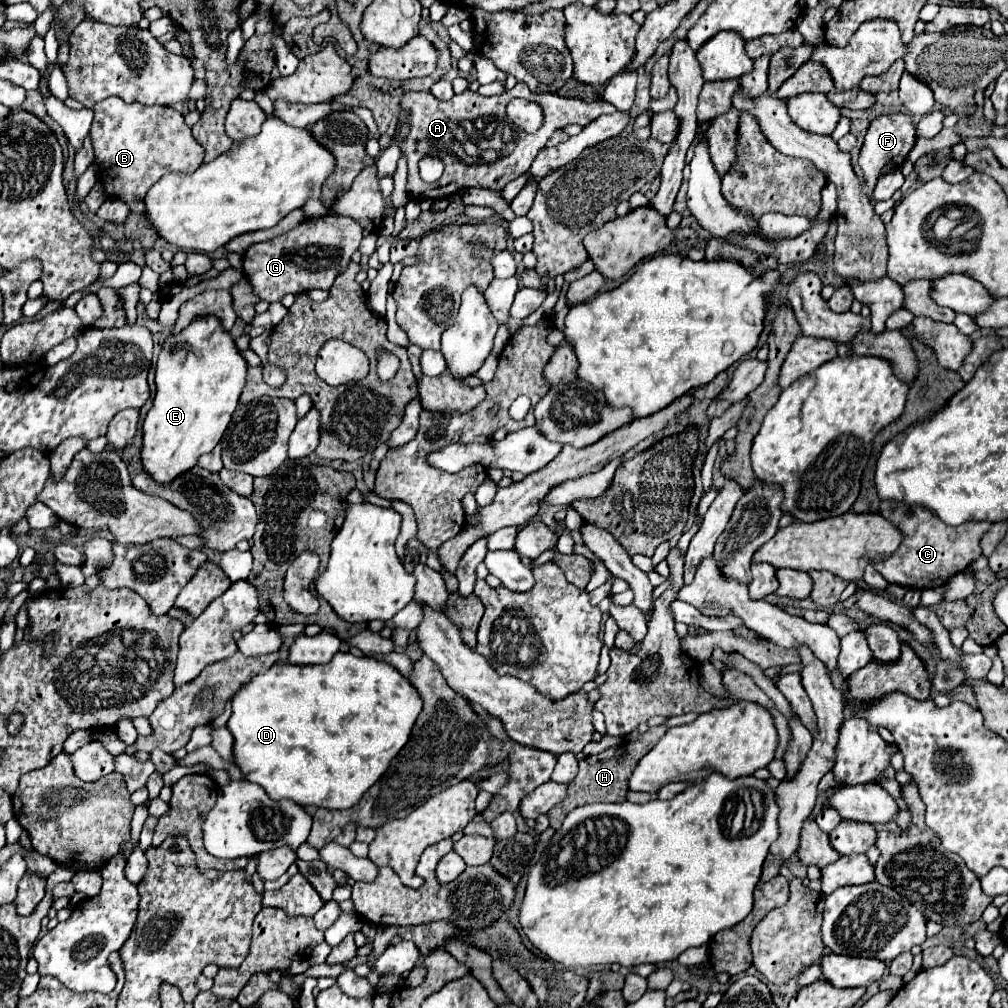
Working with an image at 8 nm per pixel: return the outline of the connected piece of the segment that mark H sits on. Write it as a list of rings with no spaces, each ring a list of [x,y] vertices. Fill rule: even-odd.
[[[655,726],[645,730],[637,742],[623,742],[617,748],[609,748],[597,756],[589,756],[589,758],[581,758],[579,760],[579,774],[575,776],[573,782],[569,782],[569,792],[567,798],[553,806],[547,814],[551,820],[551,828],[559,830],[559,826],[563,824],[563,818],[579,806],[591,804],[591,802],[623,802],[627,796],[627,778],[633,774],[635,766],[639,764],[639,760],[659,742],[659,738],[667,732],[665,726]]]

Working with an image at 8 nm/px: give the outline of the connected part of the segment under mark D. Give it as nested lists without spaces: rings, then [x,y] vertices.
[[[337,652],[331,658],[331,662],[327,662],[327,664],[307,664],[307,666],[275,664],[265,674],[255,676],[249,684],[245,684],[233,696],[233,714],[227,722],[227,726],[235,738],[235,746],[233,746],[235,764],[245,774],[245,780],[263,786],[265,792],[273,800],[291,800],[299,806],[317,806],[317,808],[339,810],[339,808],[355,806],[355,802],[359,802],[359,798],[385,774],[385,770],[391,764],[391,760],[395,758],[395,754],[399,754],[399,750],[407,744],[411,728],[413,728],[417,716],[421,714],[421,708],[423,708],[423,702],[419,698],[419,692],[415,690],[415,686],[411,686],[411,682],[405,676],[399,674],[397,668],[393,668],[391,664],[387,664],[383,660],[375,660],[371,656],[353,656],[351,652]]]

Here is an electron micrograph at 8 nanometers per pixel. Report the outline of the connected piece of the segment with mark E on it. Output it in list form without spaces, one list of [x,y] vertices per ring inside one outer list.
[[[199,316],[183,328],[179,334],[169,334],[163,350],[157,360],[157,374],[155,374],[155,398],[153,406],[145,416],[143,422],[143,468],[157,480],[157,482],[171,482],[175,476],[187,472],[197,464],[201,454],[207,454],[215,448],[221,440],[223,432],[229,426],[231,414],[239,404],[241,390],[245,386],[249,364],[245,362],[241,350],[235,344],[231,332],[223,330],[223,324],[215,316]]]

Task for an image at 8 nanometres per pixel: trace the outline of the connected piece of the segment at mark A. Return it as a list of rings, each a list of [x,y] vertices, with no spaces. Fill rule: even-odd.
[[[517,82],[515,88],[505,90],[499,96],[485,98],[479,92],[465,90],[463,94],[453,96],[449,102],[437,100],[431,92],[407,92],[401,100],[401,114],[405,112],[411,112],[411,132],[401,144],[401,150],[407,154],[407,164],[409,164],[407,192],[415,200],[419,198],[441,200],[465,188],[489,188],[489,190],[505,188],[511,180],[529,170],[537,152],[545,146],[545,142],[551,138],[555,130],[565,128],[569,124],[585,126],[601,114],[613,114],[615,106],[611,106],[605,100],[585,102],[579,98],[565,98],[559,94],[531,94],[527,84]],[[511,98],[531,98],[543,106],[545,122],[535,134],[515,130],[515,124],[505,114],[505,106]],[[461,132],[465,132],[467,138],[463,138]],[[465,140],[471,140],[477,146],[471,146],[473,150],[469,150]],[[425,152],[433,152],[441,156],[445,162],[443,176],[433,184],[423,182],[419,176],[417,162]]]

